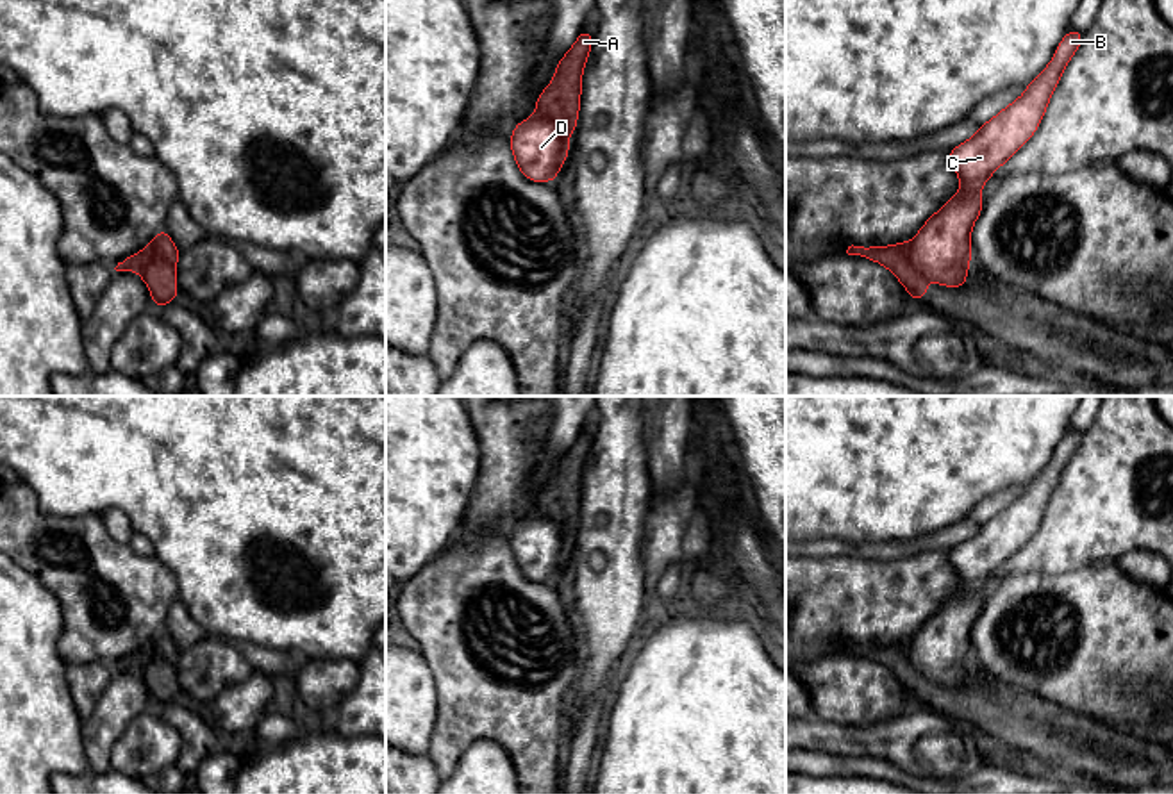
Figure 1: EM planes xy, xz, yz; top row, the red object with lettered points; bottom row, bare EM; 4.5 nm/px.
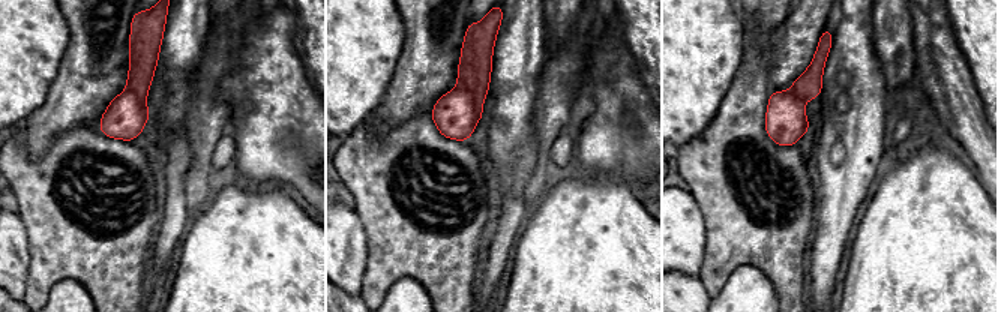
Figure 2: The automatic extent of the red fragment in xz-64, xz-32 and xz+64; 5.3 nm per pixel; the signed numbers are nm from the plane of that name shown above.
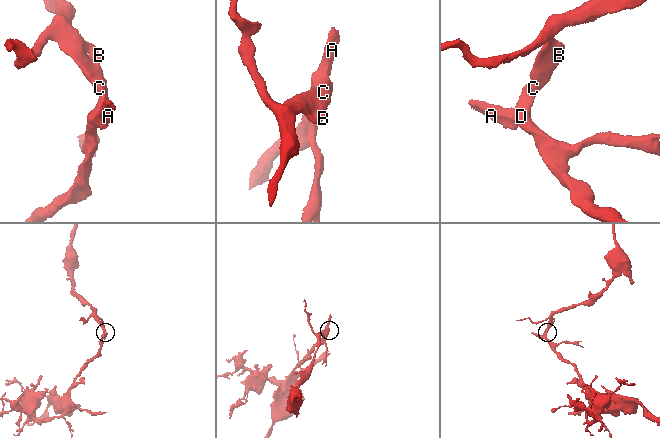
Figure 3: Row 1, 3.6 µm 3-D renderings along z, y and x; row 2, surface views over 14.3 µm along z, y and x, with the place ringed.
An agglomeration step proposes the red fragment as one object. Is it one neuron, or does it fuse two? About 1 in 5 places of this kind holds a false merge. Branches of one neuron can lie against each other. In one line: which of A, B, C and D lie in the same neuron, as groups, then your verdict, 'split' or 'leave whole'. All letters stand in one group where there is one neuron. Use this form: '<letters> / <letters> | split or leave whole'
A / B C D | split

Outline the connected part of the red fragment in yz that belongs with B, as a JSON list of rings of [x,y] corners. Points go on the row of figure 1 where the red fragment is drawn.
[[[1068,30],[1050,64],[1025,93],[980,125],[973,137],[948,152],[952,168],[959,175],[959,193],[932,214],[911,241],[911,262],[930,282],[966,287],[971,228],[982,212],[984,182],[1036,134],[1082,37],[1084,32]]]

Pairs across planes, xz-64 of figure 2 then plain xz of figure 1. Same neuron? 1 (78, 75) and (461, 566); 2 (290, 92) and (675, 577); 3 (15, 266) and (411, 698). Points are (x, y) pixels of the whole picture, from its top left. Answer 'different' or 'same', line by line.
1: different
2: different
3: same

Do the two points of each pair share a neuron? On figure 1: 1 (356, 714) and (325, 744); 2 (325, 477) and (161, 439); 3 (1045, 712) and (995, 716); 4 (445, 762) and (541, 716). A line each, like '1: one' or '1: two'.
1: two
2: one
3: one
4: one

